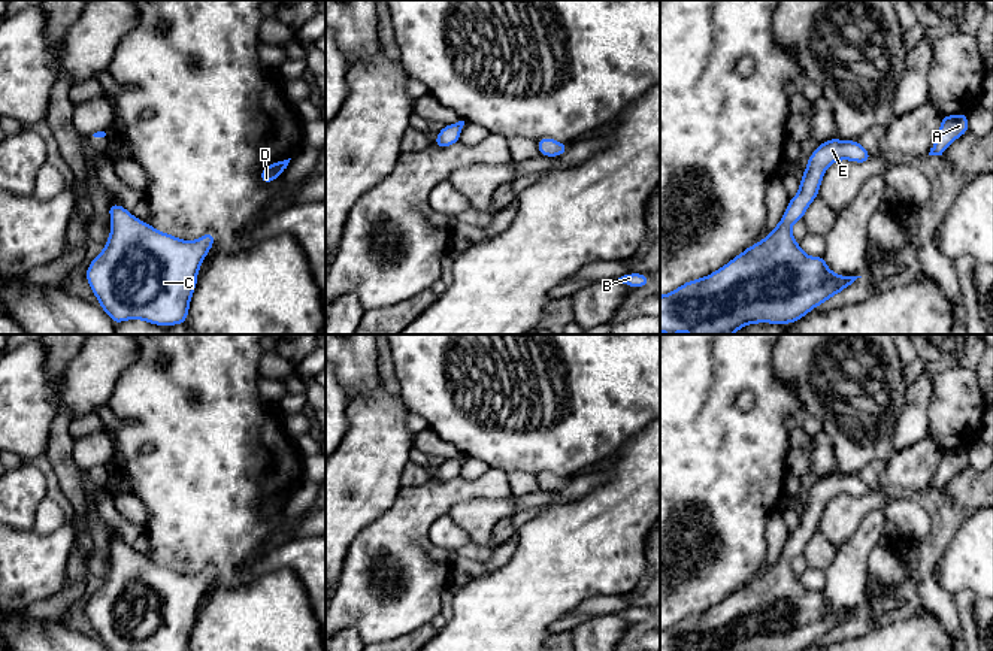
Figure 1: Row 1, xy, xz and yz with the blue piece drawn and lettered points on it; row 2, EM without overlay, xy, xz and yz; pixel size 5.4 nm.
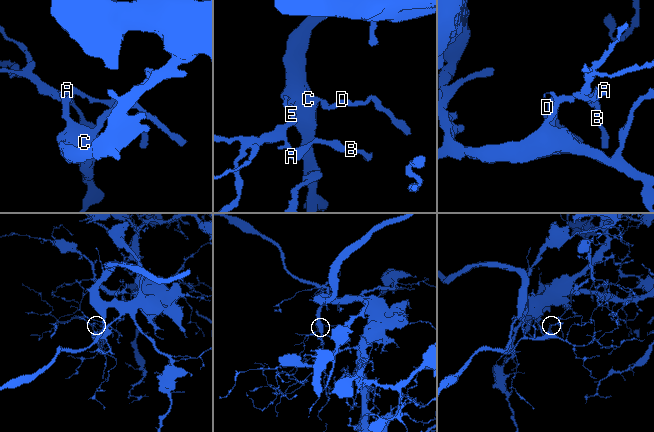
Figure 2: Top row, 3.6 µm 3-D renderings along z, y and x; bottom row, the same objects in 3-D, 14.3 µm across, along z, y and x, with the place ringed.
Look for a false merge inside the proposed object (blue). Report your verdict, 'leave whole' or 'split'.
leave whole

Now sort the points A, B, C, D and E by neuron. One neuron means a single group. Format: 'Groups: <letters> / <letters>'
Groups: A B C D E

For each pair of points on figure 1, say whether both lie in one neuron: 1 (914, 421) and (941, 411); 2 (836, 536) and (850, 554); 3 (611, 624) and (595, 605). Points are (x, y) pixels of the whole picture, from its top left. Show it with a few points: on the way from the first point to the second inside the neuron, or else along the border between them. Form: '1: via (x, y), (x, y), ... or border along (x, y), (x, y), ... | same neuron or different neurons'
1: border along (934, 381), (934, 393), (928, 409), (928, 433) | different neurons
2: border along (863, 515), (856, 532), (836, 551) | different neurons
3: border along (617, 612), (595, 614), (592, 617) | different neurons

